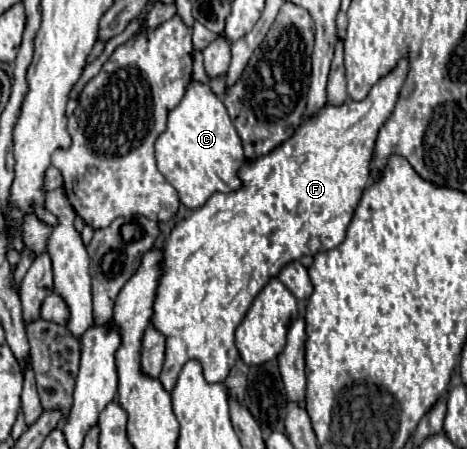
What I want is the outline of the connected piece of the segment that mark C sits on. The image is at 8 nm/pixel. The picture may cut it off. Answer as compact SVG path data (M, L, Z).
M190 81L182 101L168 113L166 131L156 139L156 161L160 173L178 191L188 209L202 207L216 191L234 191L240 187L238 169L246 161L242 141L226 113L224 103L206 83Z

